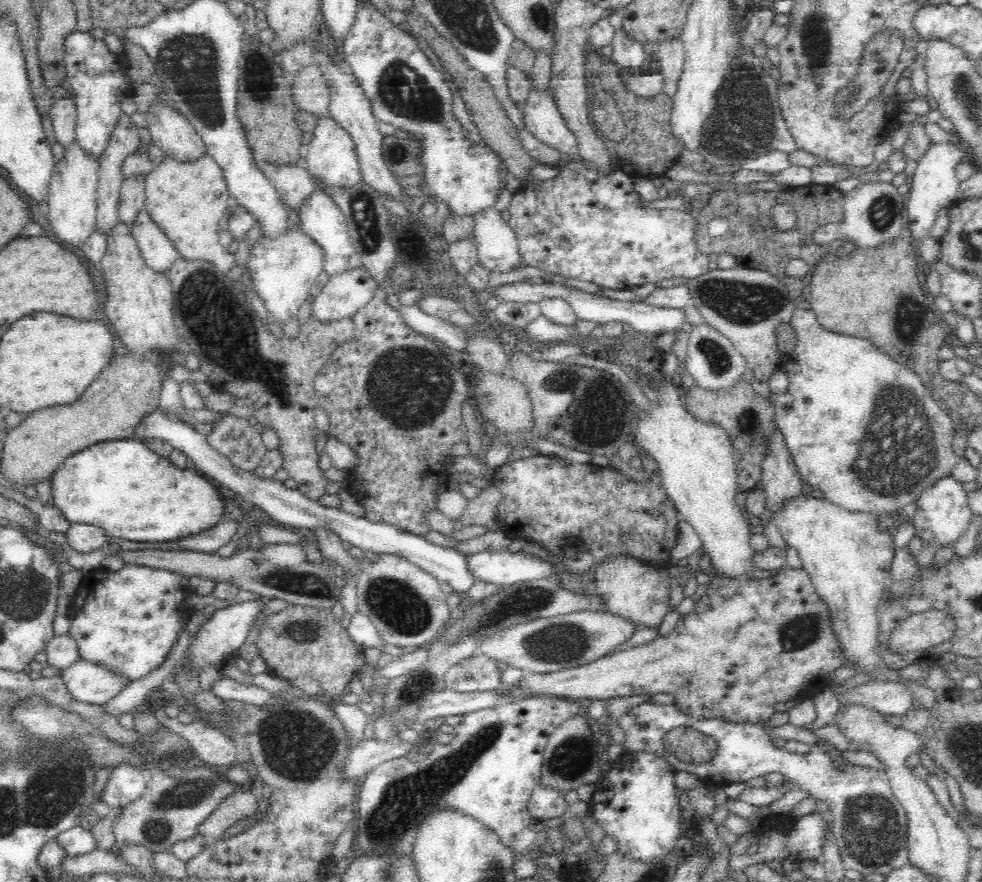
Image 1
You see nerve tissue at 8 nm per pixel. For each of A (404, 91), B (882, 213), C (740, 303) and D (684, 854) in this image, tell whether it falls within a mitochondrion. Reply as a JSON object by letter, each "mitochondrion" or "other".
{"A":"mitochondrion","B":"mitochondrion","C":"mitochondrion","D":"other"}

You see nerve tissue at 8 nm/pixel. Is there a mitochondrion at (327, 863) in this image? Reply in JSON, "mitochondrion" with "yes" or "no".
{"mitochondrion":"no"}

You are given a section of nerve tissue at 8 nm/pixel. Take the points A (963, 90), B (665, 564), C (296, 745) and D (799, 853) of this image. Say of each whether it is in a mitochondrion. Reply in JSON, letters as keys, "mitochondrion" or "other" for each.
{"A":"mitochondrion","B":"other","C":"mitochondrion","D":"other"}

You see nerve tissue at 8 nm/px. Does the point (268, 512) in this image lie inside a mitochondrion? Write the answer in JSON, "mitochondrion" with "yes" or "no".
{"mitochondrion":"no"}

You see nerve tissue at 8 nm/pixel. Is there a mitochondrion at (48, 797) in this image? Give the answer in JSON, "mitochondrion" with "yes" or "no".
{"mitochondrion":"yes"}

